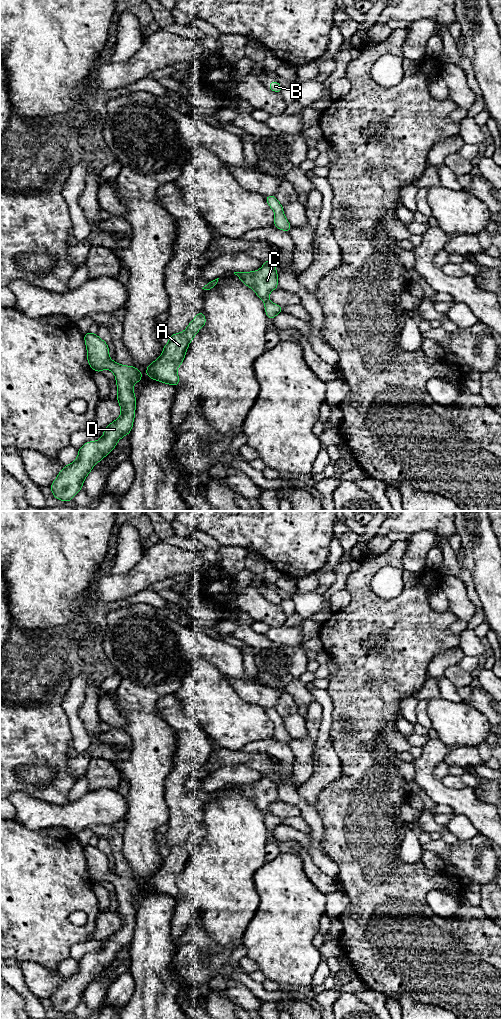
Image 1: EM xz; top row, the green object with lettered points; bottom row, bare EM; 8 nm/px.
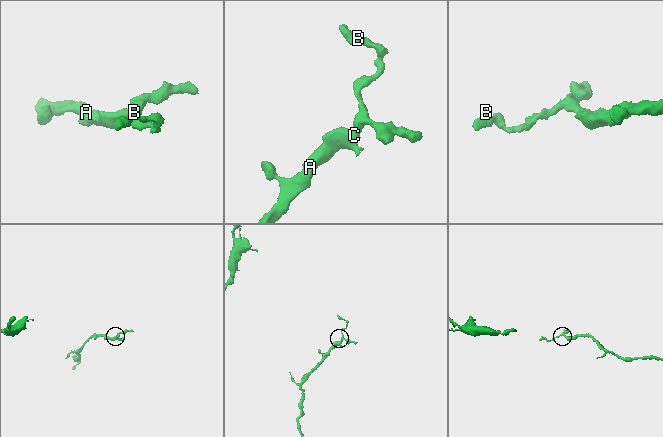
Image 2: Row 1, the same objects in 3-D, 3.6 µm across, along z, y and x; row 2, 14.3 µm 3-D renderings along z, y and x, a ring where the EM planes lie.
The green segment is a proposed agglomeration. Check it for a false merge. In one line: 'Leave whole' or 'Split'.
Leave whole

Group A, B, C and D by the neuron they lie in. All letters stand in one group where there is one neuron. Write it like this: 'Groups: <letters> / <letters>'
Groups: A B C D

